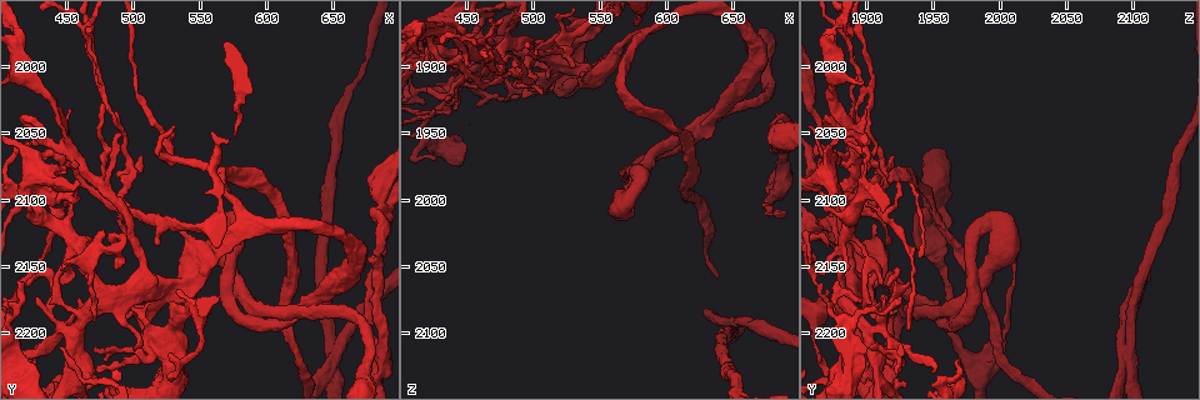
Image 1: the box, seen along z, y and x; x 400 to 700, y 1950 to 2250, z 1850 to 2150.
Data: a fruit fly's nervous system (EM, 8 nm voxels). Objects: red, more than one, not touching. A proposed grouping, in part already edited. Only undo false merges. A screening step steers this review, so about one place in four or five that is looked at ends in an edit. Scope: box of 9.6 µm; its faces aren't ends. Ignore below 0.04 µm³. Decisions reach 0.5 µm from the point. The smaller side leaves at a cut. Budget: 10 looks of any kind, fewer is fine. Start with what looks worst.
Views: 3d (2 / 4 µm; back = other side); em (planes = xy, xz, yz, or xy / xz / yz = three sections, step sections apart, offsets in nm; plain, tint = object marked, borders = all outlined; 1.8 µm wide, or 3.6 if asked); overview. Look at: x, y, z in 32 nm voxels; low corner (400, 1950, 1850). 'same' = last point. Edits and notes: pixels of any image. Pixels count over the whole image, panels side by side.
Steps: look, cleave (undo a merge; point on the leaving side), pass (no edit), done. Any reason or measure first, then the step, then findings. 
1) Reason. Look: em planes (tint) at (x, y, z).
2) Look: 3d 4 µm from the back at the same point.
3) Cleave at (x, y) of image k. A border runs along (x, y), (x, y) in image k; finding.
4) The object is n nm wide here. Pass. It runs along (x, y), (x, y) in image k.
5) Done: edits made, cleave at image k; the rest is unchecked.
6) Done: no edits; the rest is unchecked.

Four arms meet. Look: em 3.6 µm planes (tint) at (648, 2222, 2096).

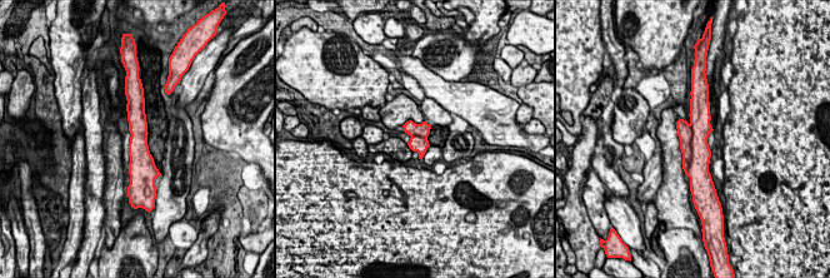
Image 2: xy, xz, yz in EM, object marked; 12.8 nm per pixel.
Cleave at (684, 132) of image 2. Two neurons meet here.

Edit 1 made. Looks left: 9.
Three-way junction. Look: em xz step 8 (tint) at (448, 2096, 1878).

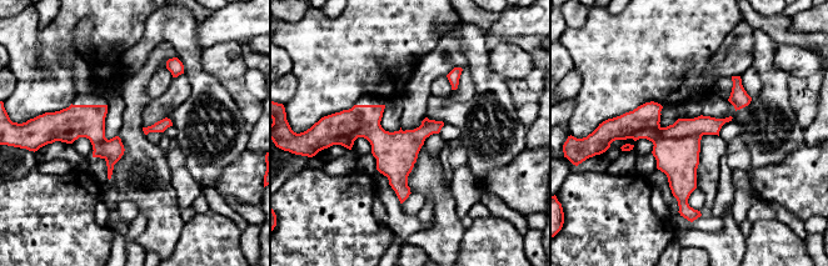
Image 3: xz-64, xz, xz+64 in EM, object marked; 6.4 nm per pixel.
Cleave at (678, 159) of image 3. A border runs along (659, 128), (668, 137), (702, 134) in image 3; a second neuron is stuck on.

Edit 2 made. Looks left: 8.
See it whole again. Look: overview.

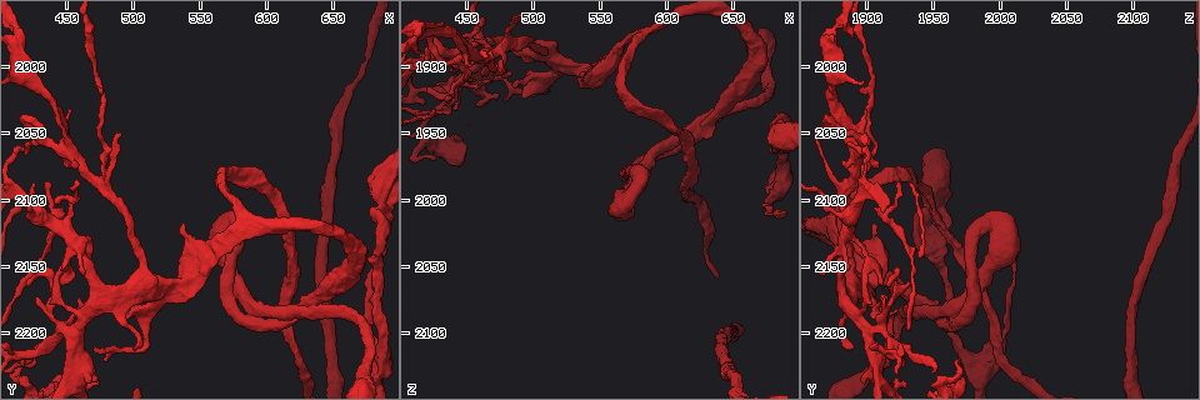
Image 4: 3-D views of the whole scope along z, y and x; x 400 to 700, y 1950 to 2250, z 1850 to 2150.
Side arm on a straight run. Look: em xz step 16 (plain) at (630, 2182, 1940).

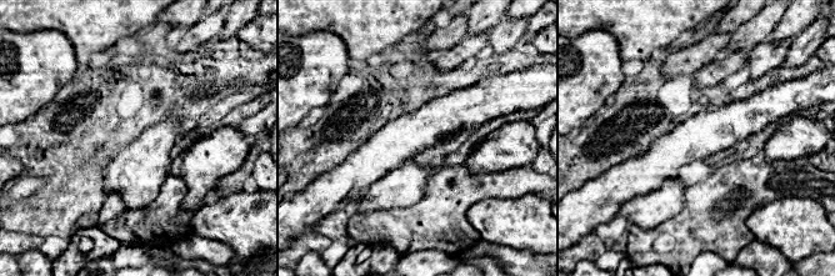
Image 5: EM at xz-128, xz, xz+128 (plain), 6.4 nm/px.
With the object marked. Look: em xz step 16 (tint) at the same point.

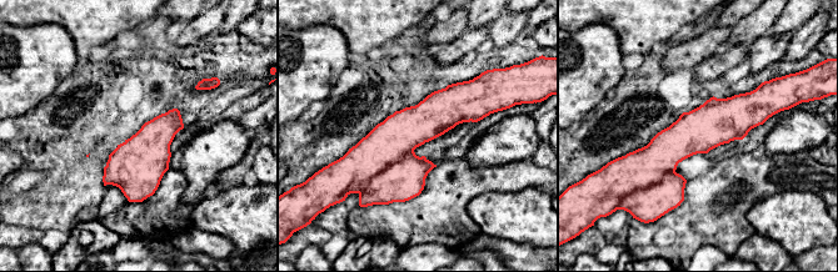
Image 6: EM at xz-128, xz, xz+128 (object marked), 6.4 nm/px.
Pass. It runs along (766, 107), (659, 157), (631, 157) in image 6; continuous, no second neuron.

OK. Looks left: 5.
Closes a loop. Look: 3d 2 µm at (580, 2162, 1984).

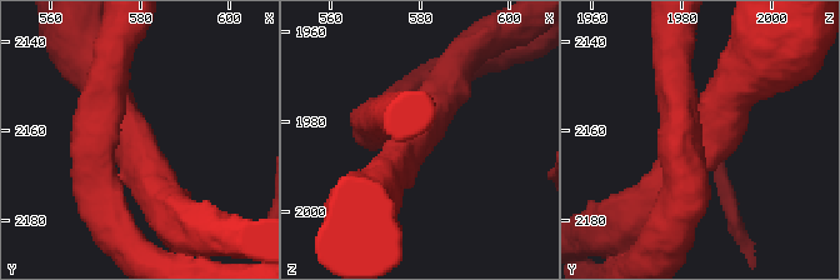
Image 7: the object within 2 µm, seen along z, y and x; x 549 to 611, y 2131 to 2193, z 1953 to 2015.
Look: em xz step 8 (tint) at (578, 2162, 1984).

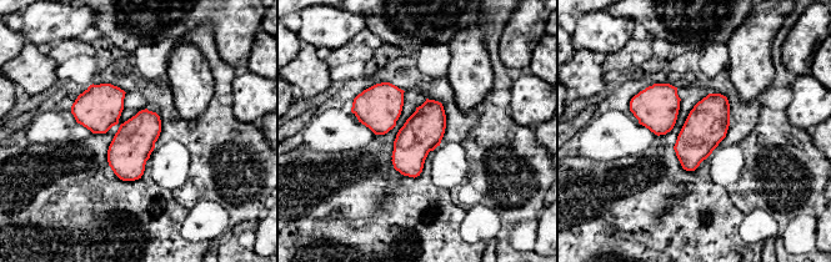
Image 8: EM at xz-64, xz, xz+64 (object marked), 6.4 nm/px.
Another direction. Look: em planes (tint) at the same point.

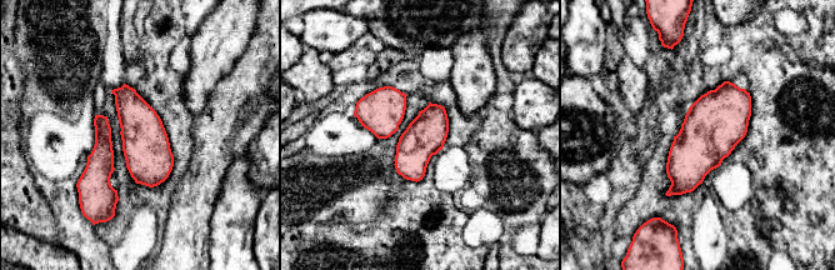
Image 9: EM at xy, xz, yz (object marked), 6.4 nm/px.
The object is 260 nm wide here. Pass. All the same neuron.

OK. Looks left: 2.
Done: edits made, cleave at image 2, cleave at image 3; the rest is unchecked.

